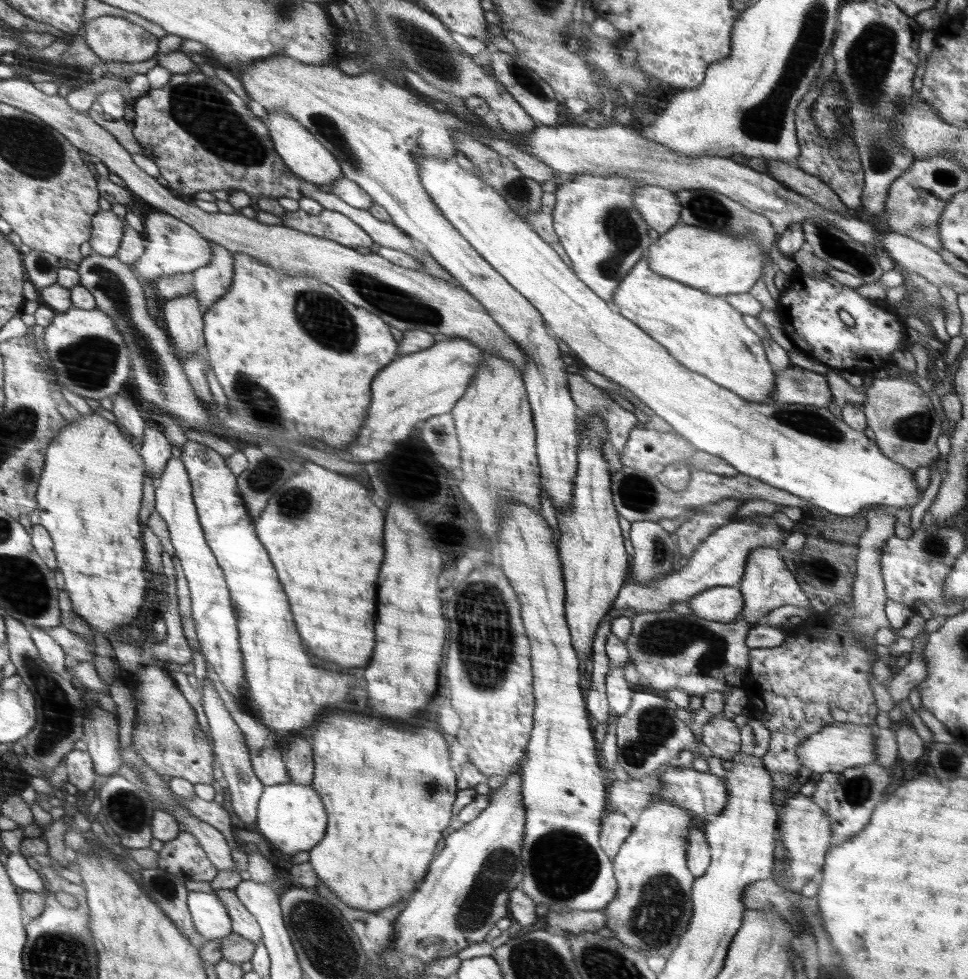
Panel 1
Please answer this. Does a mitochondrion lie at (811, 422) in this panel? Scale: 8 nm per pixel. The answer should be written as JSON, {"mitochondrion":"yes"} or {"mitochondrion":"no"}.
{"mitochondrion":"yes"}

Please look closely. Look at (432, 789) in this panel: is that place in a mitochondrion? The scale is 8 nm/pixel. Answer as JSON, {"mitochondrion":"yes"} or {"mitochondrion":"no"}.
{"mitochondrion":"yes"}

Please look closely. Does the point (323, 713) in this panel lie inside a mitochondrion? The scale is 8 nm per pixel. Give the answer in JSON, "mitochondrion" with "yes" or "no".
{"mitochondrion":"no"}

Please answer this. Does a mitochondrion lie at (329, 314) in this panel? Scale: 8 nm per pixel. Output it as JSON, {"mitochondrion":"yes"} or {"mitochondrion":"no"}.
{"mitochondrion":"yes"}

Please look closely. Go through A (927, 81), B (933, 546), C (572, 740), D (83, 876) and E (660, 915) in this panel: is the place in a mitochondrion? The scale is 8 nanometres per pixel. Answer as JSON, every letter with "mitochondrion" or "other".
{"A":"other","B":"mitochondrion","C":"other","D":"other","E":"mitochondrion"}

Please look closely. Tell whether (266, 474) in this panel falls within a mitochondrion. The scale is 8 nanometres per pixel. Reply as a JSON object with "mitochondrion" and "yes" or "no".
{"mitochondrion":"yes"}

